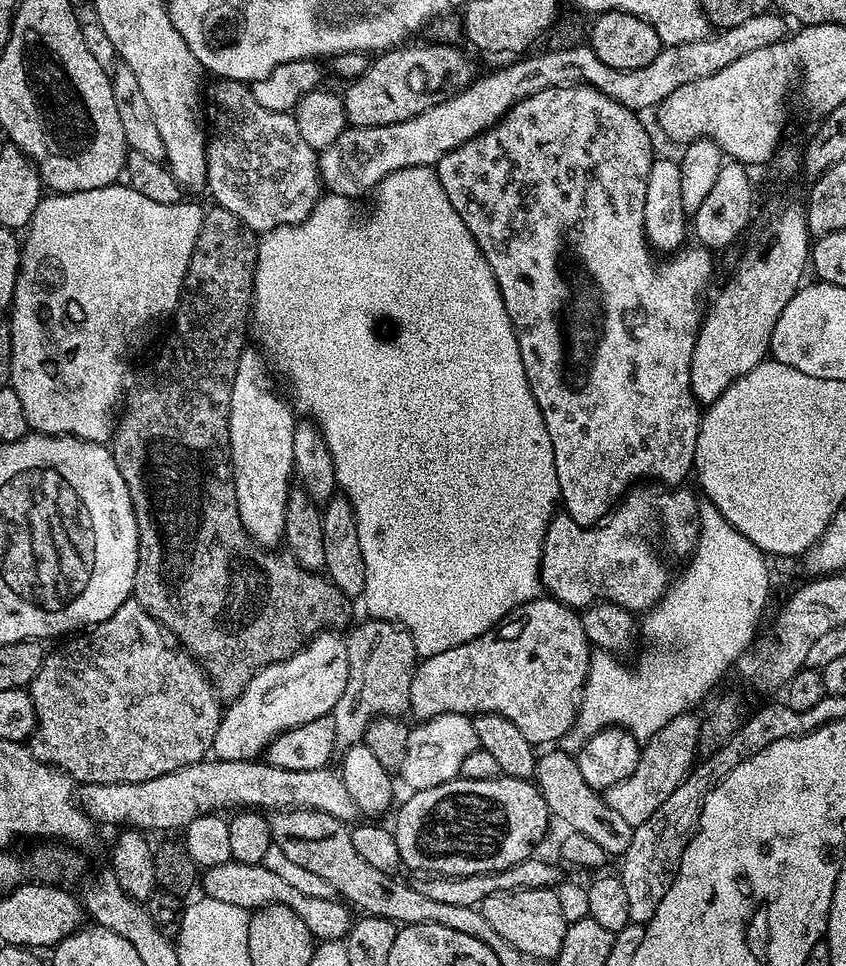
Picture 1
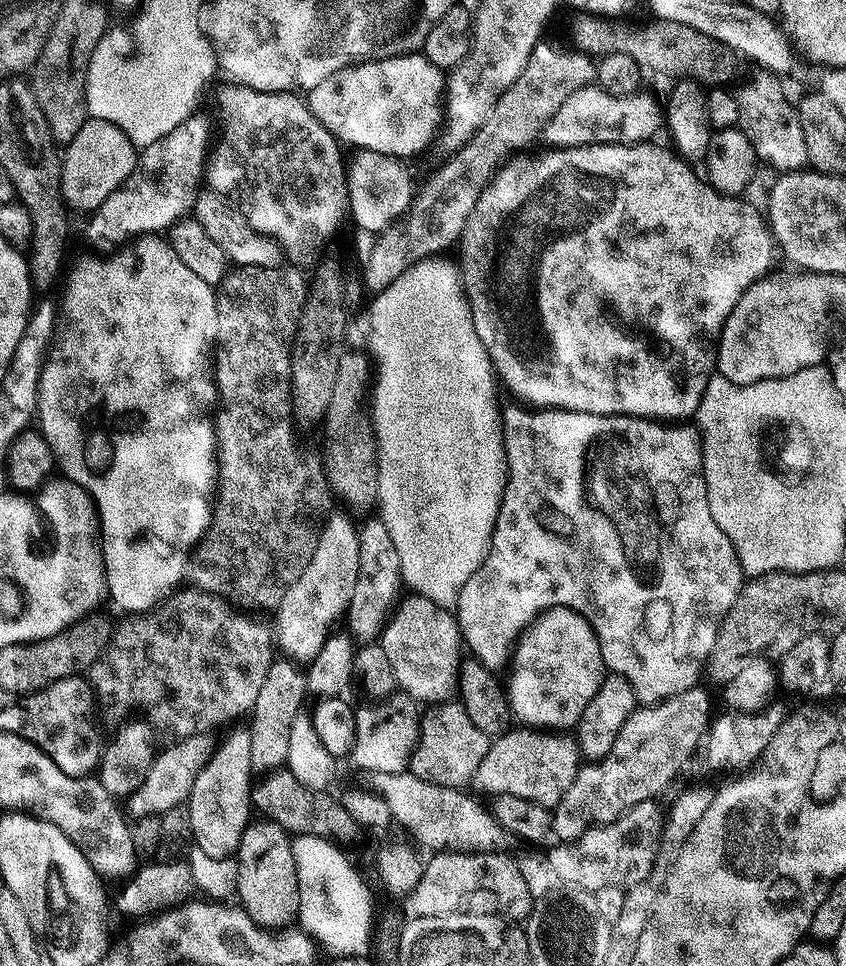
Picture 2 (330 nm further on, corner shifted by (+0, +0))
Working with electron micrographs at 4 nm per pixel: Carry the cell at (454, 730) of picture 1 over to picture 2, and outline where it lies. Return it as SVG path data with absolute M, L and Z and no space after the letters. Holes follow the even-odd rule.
M407 698L399 699L393 699L391 702L368 702L365 708L355 709L356 732L352 738L350 760L353 760L365 774L394 774L405 771L408 767L408 757L415 747L420 724L418 711L416 712L417 705Z

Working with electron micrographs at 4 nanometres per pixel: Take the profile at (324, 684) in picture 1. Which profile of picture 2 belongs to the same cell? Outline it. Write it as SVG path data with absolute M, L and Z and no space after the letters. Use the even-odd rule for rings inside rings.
M329 511L324 517L324 529L320 531L318 538L318 546L314 546L314 554L310 558L310 562L306 566L306 570L302 570L302 574L298 574L291 581L292 585L284 588L284 597L280 603L280 607L275 609L276 624L274 623L274 640L285 657L291 658L296 662L309 662L315 658L320 650L322 650L323 642L330 635L333 629L332 623L336 619L345 615L348 603L350 602L350 594L354 594L354 582L358 576L358 531L357 521L352 521L353 517L347 511L336 512Z

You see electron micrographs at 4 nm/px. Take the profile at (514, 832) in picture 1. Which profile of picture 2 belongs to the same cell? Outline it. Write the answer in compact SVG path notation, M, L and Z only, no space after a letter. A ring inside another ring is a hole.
M527 726L505 731L489 743L486 758L478 762L471 787L484 792L496 792L497 797L520 796L544 808L555 809L556 804L570 790L570 782L582 767L580 748L571 735L556 730L537 730Z

